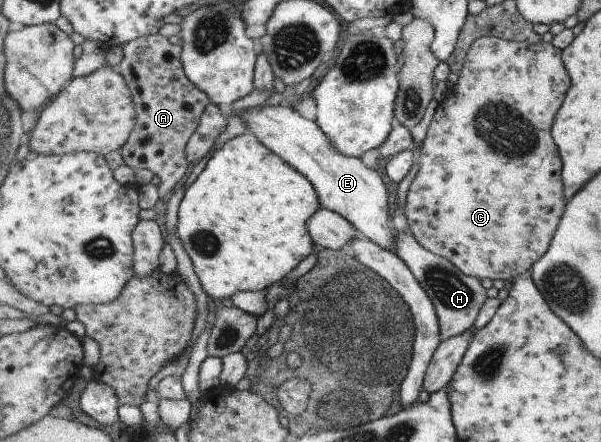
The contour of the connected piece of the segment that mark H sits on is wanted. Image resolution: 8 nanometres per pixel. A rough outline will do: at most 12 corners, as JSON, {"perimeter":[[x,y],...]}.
{"perimeter":[[410,229],[394,255],[439,312],[440,342],[478,326],[497,289],[424,247]]}

